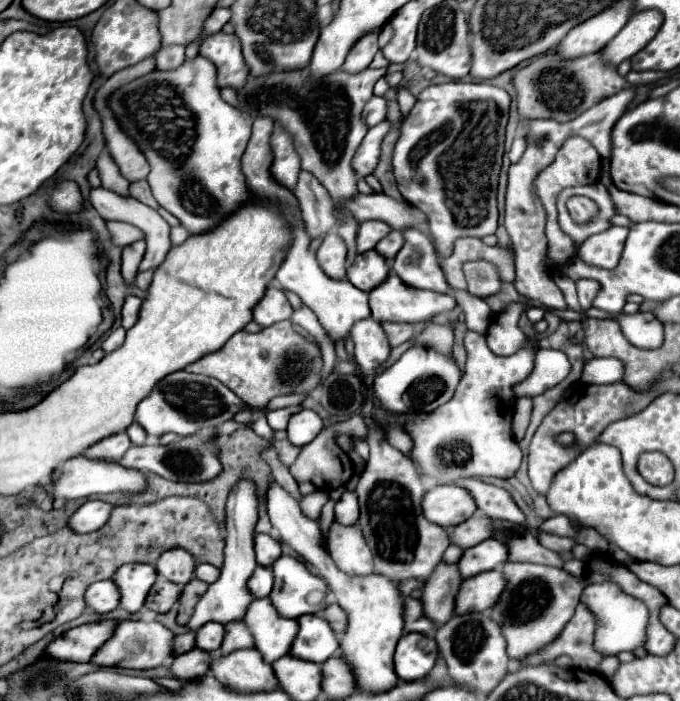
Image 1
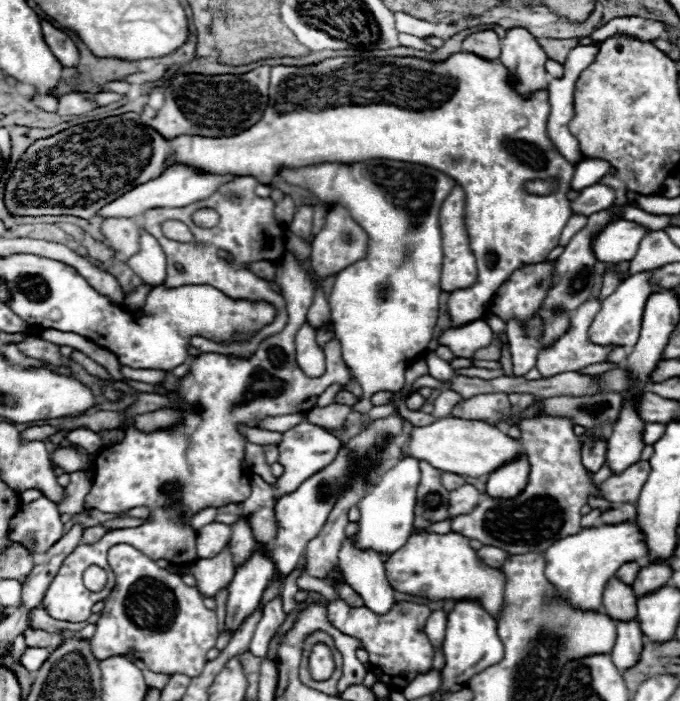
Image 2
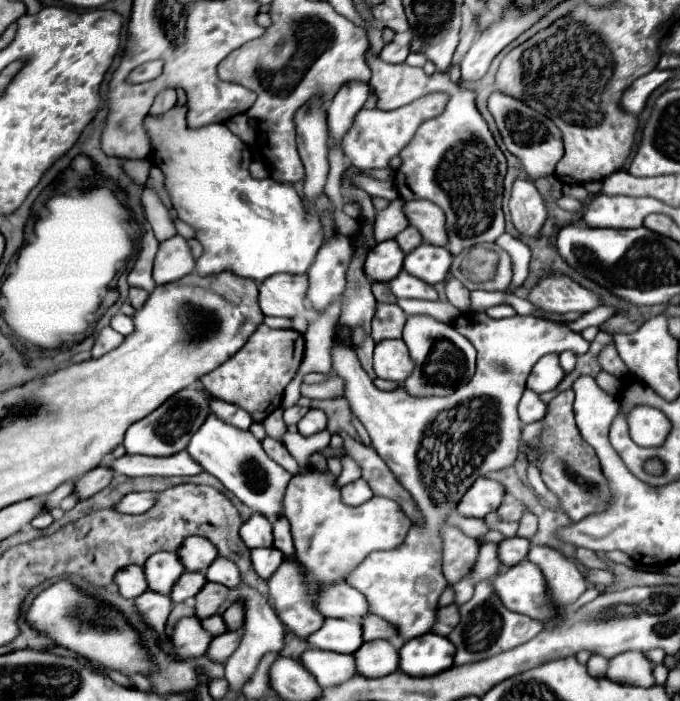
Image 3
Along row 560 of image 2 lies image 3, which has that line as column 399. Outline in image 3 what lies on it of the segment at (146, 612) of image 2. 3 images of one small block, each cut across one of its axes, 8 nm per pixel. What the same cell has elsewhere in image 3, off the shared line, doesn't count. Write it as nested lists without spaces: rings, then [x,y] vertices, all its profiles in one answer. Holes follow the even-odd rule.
[[[434,94],[434,96],[424,96],[422,100],[414,101],[414,104],[408,104],[398,110],[390,110],[390,112],[384,112],[378,108],[374,108],[374,110],[362,108],[358,112],[358,120],[354,122],[352,132],[344,140],[342,150],[348,156],[348,160],[360,170],[388,168],[390,160],[394,156],[398,156],[402,152],[402,148],[406,148],[410,144],[410,140],[414,138],[422,120],[428,120],[430,116],[438,116],[442,112],[442,104],[446,104],[446,96]]]

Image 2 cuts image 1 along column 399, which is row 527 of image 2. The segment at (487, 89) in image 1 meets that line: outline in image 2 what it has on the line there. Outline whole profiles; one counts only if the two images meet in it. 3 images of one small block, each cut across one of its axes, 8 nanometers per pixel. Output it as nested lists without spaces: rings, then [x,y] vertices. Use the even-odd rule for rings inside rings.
[[[290,316],[284,330],[278,332],[276,336],[270,336],[264,342],[260,342],[258,350],[250,358],[236,358],[236,356],[224,356],[224,354],[200,354],[194,360],[190,372],[182,378],[180,390],[176,394],[180,394],[190,404],[198,404],[202,410],[198,414],[194,414],[190,410],[182,410],[184,416],[186,416],[186,422],[184,422],[184,426],[180,426],[176,430],[162,430],[162,432],[142,434],[134,428],[124,428],[124,432],[126,432],[124,442],[111,447],[104,447],[98,452],[98,456],[94,460],[94,474],[96,474],[96,466],[98,466],[98,478],[94,478],[90,496],[86,496],[86,506],[96,508],[100,512],[124,512],[124,510],[132,510],[136,506],[148,506],[148,508],[152,508],[150,522],[146,526],[140,526],[140,528],[124,528],[124,530],[106,532],[96,544],[90,544],[88,548],[76,548],[64,560],[64,564],[60,566],[52,584],[48,586],[48,590],[44,594],[44,600],[42,600],[42,608],[56,620],[84,622],[92,614],[92,606],[96,602],[104,600],[114,588],[114,572],[108,570],[108,550],[116,544],[122,544],[122,542],[132,544],[134,548],[138,548],[140,552],[144,552],[152,560],[166,558],[168,562],[172,562],[176,556],[182,556],[188,550],[194,550],[196,530],[192,530],[188,526],[182,526],[184,516],[190,516],[190,512],[194,514],[194,512],[204,510],[208,506],[218,508],[218,506],[226,506],[226,504],[232,504],[232,502],[244,502],[250,496],[250,474],[252,474],[252,470],[244,464],[244,442],[246,442],[246,438],[242,438],[238,434],[236,422],[252,424],[262,416],[282,416],[282,414],[308,412],[310,408],[316,406],[318,396],[330,384],[338,382],[338,384],[344,386],[344,384],[350,382],[352,376],[350,376],[350,368],[342,360],[340,342],[336,338],[332,338],[330,342],[326,342],[323,352],[326,359],[324,376],[308,378],[296,364],[294,324],[292,324],[292,316]],[[178,504],[182,506],[182,514],[178,514],[174,510],[168,510],[168,508],[174,508]],[[92,564],[104,568],[108,572],[108,584],[100,592],[90,592],[82,582],[84,570]]]

